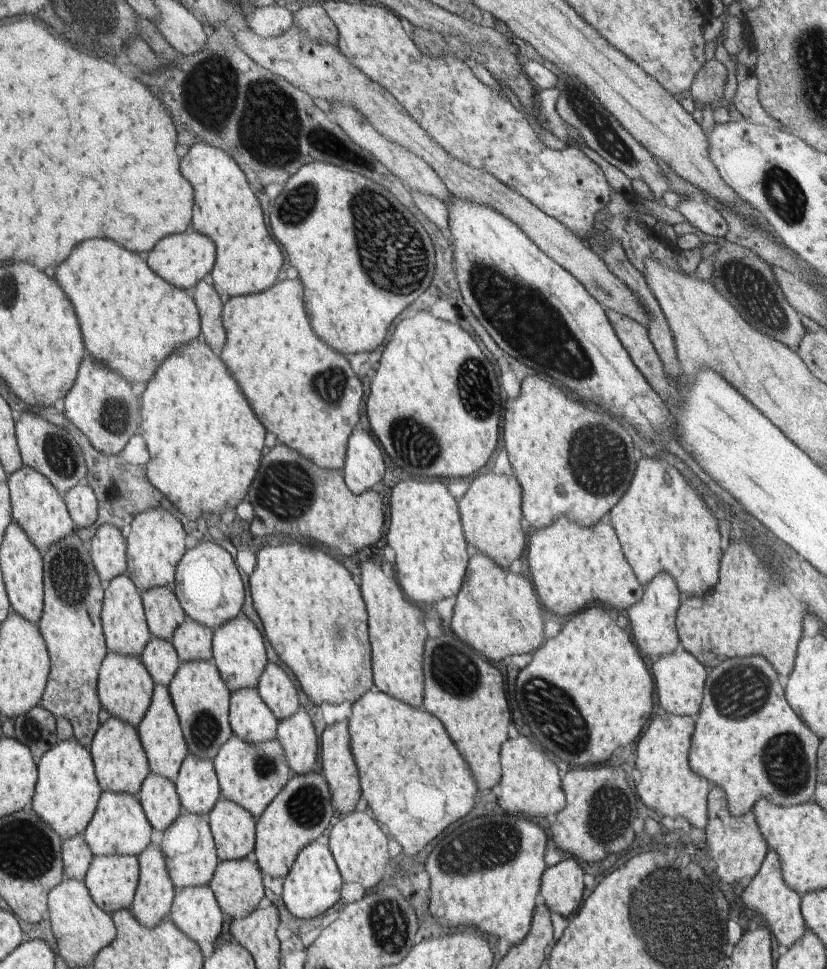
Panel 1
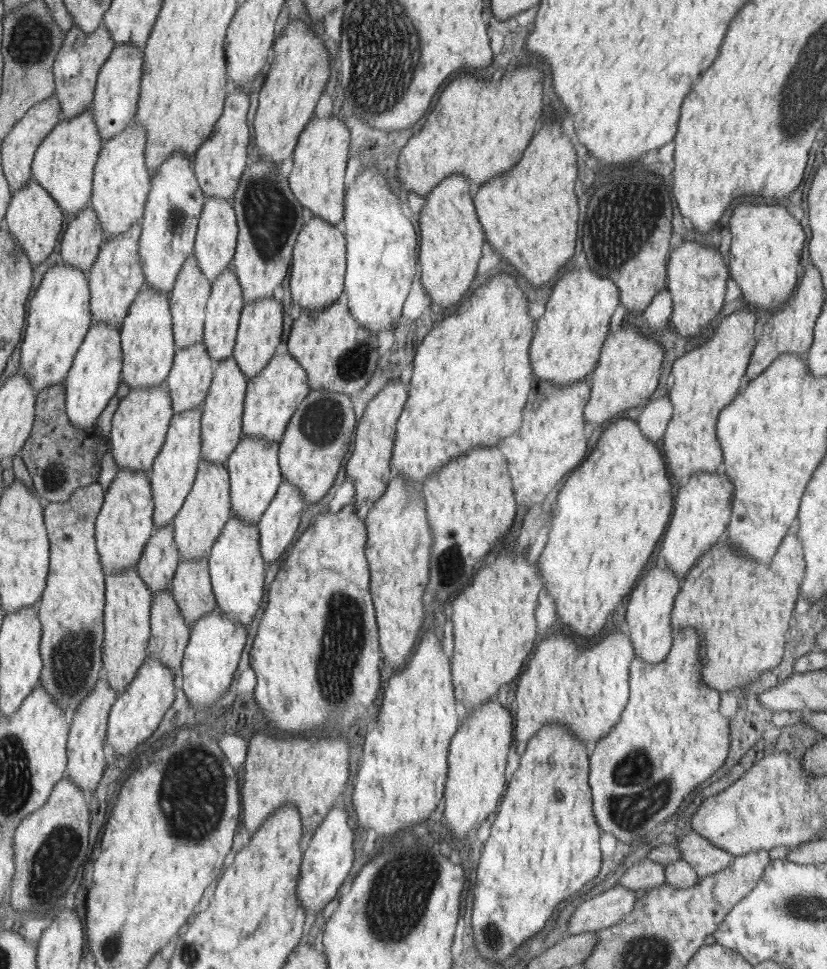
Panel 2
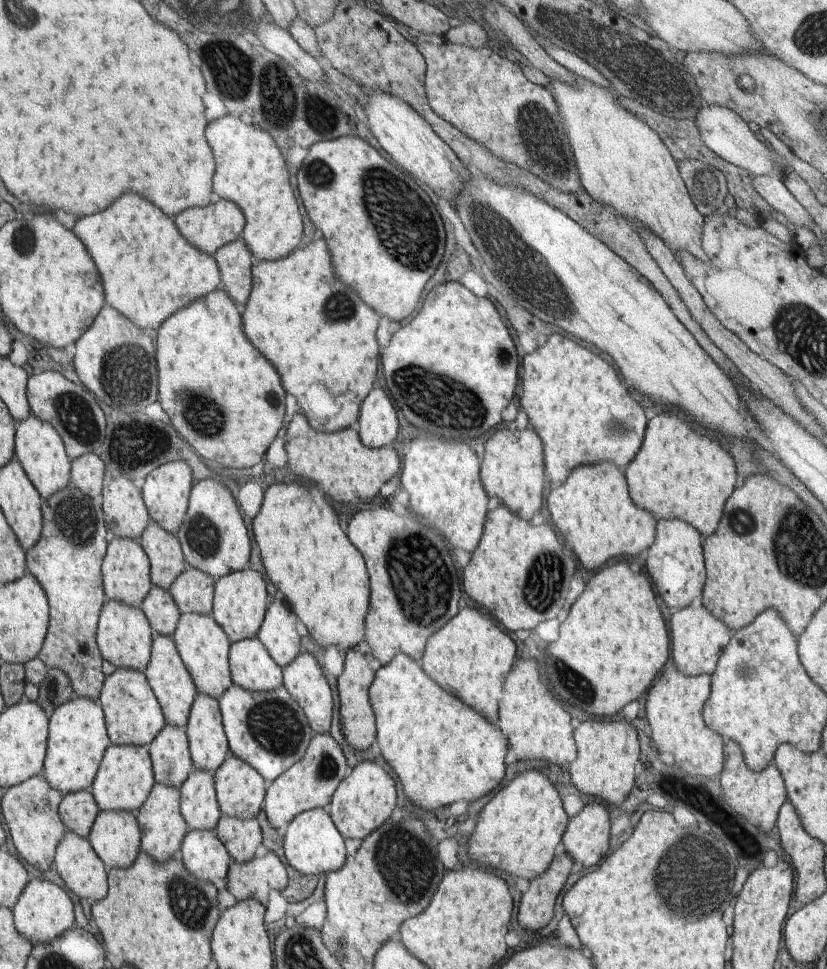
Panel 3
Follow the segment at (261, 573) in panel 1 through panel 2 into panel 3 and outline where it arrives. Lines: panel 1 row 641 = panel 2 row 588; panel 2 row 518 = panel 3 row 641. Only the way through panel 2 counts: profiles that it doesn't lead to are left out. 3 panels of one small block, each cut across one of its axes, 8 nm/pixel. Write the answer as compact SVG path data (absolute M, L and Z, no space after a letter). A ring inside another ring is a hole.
M282 481L270 488L265 486L260 511L251 524L266 574L278 589L279 597L300 618L306 634L320 646L338 646L338 650L348 652L350 648L357 647L358 642L365 640L370 584L362 553L354 544L350 544L332 508L330 502L326 502L326 494L314 484Z

